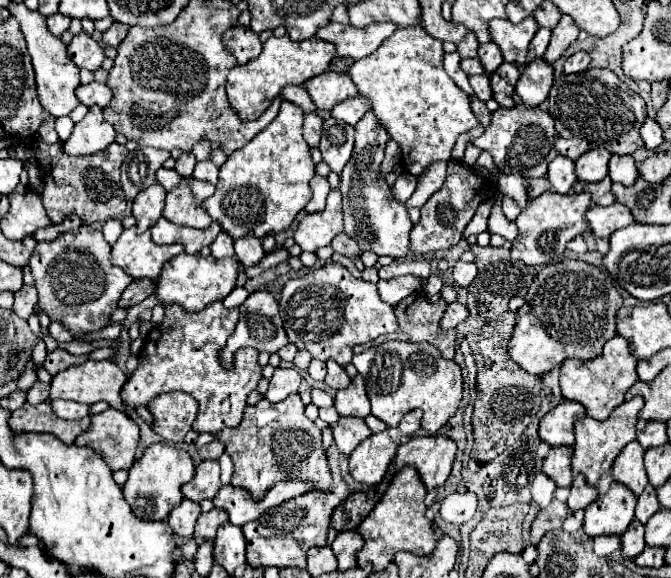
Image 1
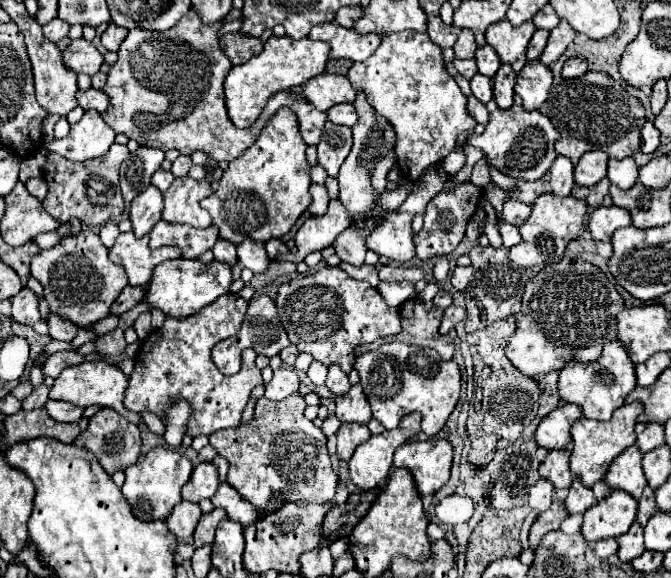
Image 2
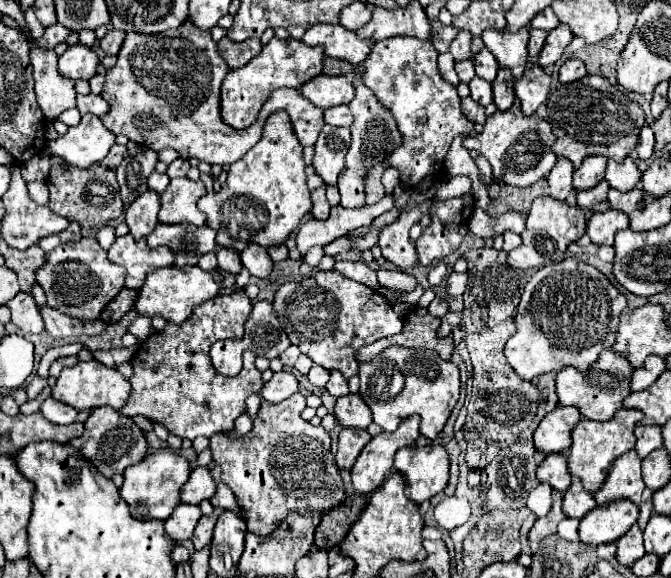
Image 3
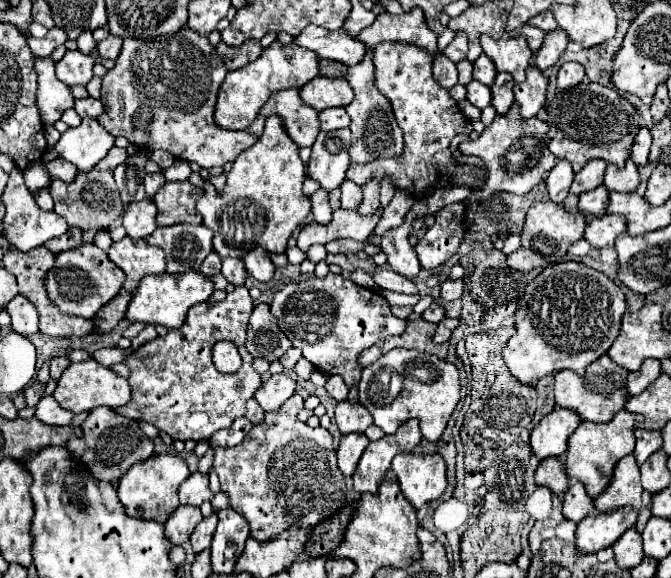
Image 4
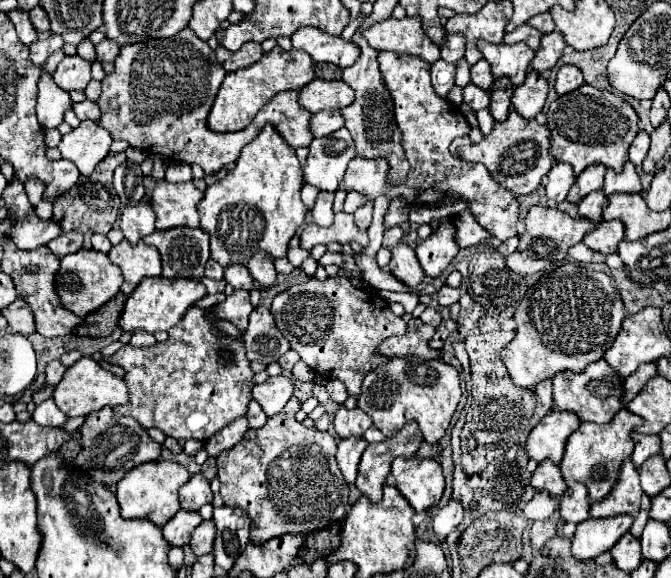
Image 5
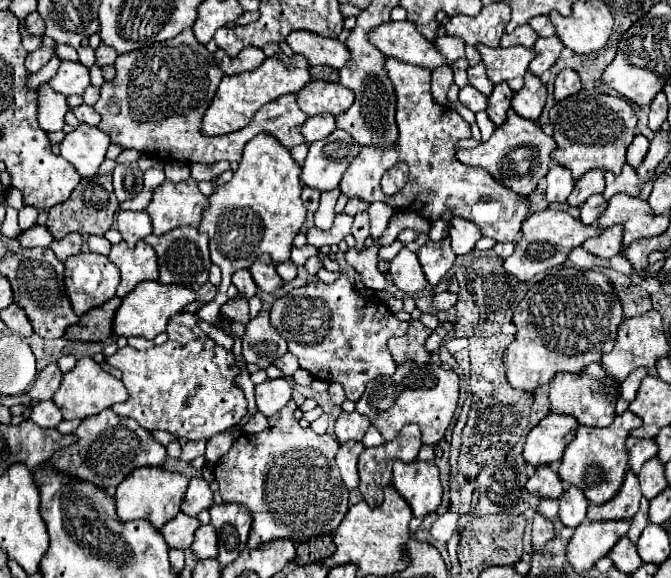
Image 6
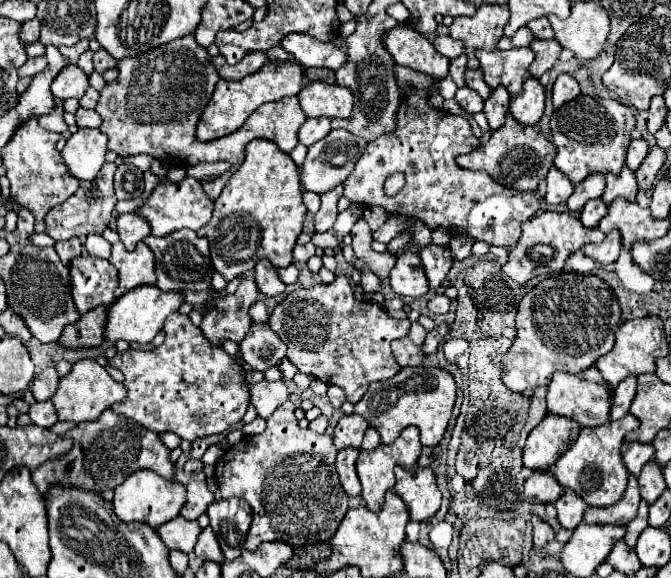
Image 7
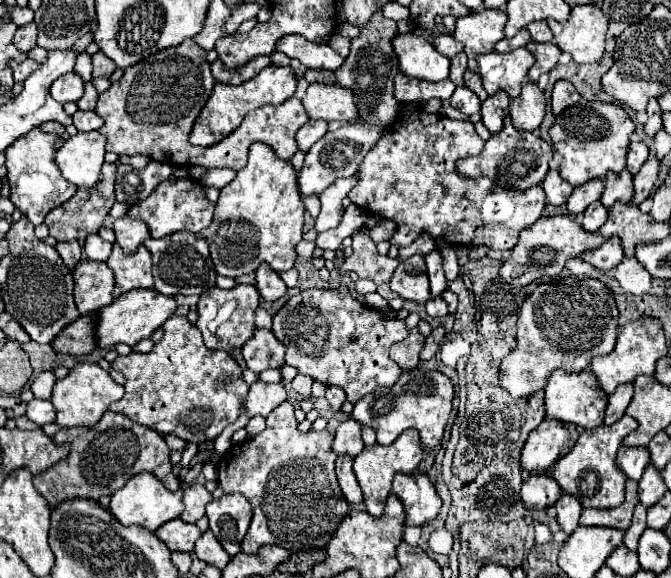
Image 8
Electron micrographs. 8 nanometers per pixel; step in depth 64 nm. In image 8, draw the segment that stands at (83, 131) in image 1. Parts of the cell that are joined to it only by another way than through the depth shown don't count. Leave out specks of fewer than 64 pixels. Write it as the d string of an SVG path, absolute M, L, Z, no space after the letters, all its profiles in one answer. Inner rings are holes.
M98 130L78 132L70 136L56 152L56 164L62 176L76 186L92 186L98 182L104 164L106 136Z

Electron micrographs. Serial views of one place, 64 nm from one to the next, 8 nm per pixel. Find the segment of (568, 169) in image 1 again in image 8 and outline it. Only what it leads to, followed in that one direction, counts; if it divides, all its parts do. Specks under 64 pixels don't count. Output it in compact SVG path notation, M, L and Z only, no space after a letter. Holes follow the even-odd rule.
M550 170L548 176L542 182L542 190L546 192L546 200L550 204L558 206L558 204L564 204L570 198L574 188L558 174L558 170Z

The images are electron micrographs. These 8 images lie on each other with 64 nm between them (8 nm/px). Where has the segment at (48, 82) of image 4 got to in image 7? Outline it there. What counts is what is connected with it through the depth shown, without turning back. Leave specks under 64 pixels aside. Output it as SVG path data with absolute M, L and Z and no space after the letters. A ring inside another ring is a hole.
M54 98L54 108L52 112L48 112L46 116L40 116L38 122L44 130L48 132L66 132L68 126L64 122L64 102L60 102L60 98Z

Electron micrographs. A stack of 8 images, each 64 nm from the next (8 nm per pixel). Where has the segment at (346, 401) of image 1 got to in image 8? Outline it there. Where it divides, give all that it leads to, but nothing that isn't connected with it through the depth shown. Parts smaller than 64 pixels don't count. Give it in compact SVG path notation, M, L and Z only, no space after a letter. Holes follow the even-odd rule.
M354 418L344 420L336 434L334 434L334 444L332 444L336 454L350 454L350 456L358 456L364 448L362 442L362 424Z

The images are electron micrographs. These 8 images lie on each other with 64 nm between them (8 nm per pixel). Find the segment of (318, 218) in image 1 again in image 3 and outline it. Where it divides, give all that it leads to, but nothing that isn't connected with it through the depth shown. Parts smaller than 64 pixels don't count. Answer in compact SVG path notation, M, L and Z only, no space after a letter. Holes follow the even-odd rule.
M394 194L384 196L378 204L372 206L364 206L364 208L342 208L342 206L332 206L330 216L326 220L316 220L310 218L308 222L304 222L298 230L296 236L296 248L300 250L302 256L306 256L306 252L312 246L326 246L330 242L334 242L340 236L346 236L350 230L360 228L360 226L368 226L376 216L388 212L394 208Z

